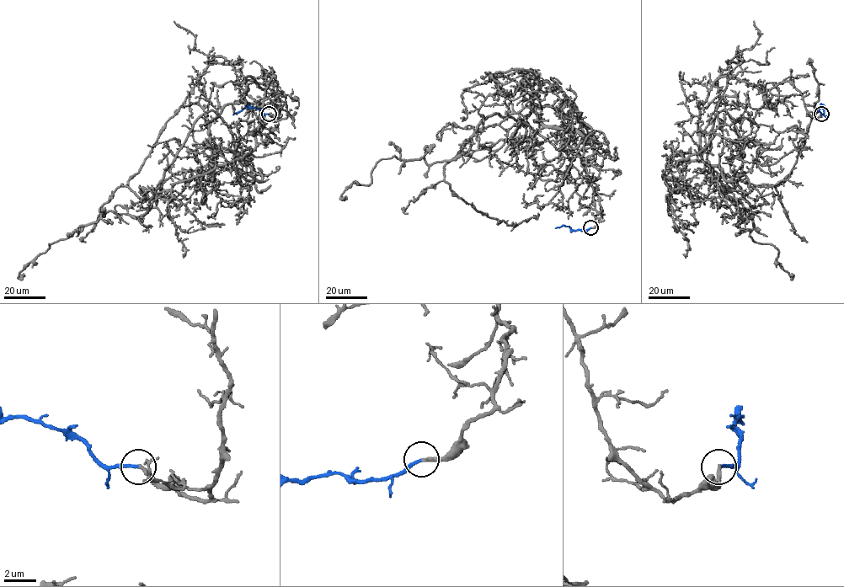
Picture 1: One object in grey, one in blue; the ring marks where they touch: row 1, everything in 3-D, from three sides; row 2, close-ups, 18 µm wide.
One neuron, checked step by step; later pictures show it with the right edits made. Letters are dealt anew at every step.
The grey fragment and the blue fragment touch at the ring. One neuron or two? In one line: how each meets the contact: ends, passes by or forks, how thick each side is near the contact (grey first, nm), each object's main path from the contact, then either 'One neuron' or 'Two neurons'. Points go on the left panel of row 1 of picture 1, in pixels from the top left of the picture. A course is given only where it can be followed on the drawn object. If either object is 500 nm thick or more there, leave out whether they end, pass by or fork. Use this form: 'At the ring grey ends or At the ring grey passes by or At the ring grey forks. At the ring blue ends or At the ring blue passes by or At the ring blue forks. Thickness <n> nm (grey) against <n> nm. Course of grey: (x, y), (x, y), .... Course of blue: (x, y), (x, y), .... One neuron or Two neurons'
At the ring grey ends. At the ring blue ends. Thickness 240 nm (grey) against 180 nm. Course of grey: (269, 114), (277, 83), (247, 77), (209, 125), (213, 166), (173, 173), (147, 210), (122, 184), (216, 64). Course of blue: (269, 114), (248, 104), (233, 114). One neuron

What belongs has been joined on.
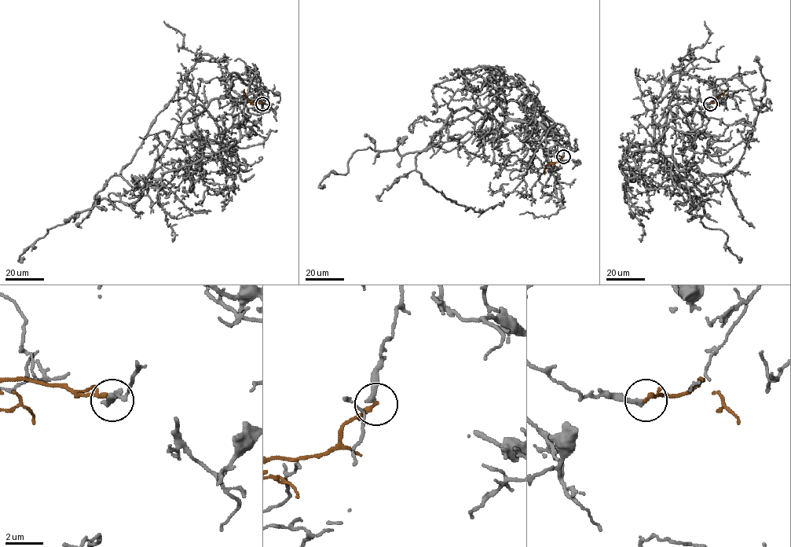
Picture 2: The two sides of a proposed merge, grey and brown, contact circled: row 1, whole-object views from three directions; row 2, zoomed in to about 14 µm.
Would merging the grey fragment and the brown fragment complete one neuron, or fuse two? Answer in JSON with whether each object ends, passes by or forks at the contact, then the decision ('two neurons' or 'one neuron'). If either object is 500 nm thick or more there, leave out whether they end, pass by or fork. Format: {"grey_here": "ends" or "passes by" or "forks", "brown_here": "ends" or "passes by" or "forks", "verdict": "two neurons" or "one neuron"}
{"grey_here": "ends", "brown_here": "ends", "verdict": "two neurons"}

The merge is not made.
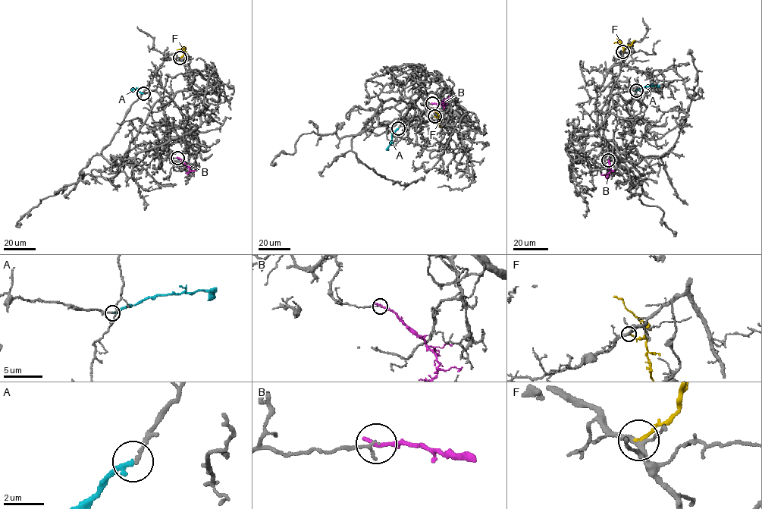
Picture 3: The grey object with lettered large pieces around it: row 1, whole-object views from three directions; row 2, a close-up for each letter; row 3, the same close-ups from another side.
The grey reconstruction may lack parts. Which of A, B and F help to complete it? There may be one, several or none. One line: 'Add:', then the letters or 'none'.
Add: A

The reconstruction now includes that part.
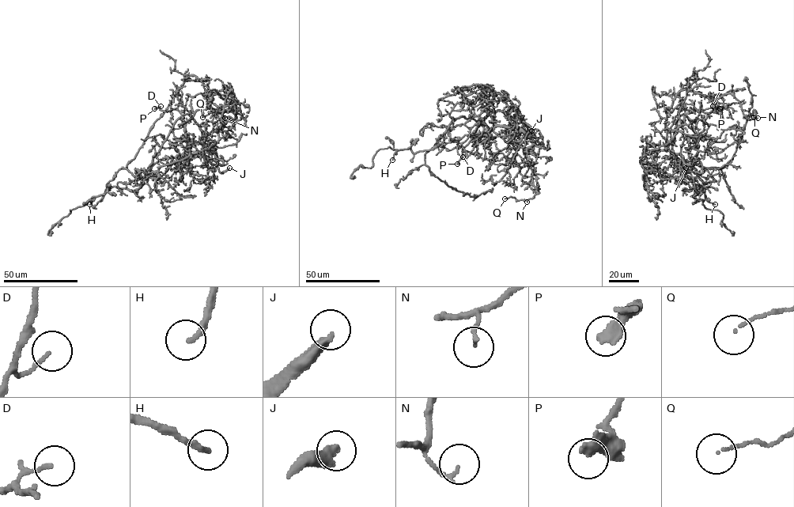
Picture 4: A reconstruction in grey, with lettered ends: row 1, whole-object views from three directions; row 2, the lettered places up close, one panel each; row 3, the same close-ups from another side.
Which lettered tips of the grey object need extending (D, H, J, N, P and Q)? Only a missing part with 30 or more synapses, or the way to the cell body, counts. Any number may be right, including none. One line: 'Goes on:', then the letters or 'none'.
Goes on: H, J

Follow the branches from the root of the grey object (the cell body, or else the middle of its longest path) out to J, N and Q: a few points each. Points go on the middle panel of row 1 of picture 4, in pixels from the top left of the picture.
J: (474, 116), (485, 111), (497, 124), (518, 127), (525, 134), (519, 147), (524, 145), (526, 134), (531, 130)
N: (474, 116), (483, 111), (490, 115), (487, 110), (500, 110), (513, 119), (538, 186), (527, 202)
Q: (474, 116), (483, 111), (490, 115), (490, 110), (512, 117), (536, 177), (538, 191), (531, 198), (504, 198)

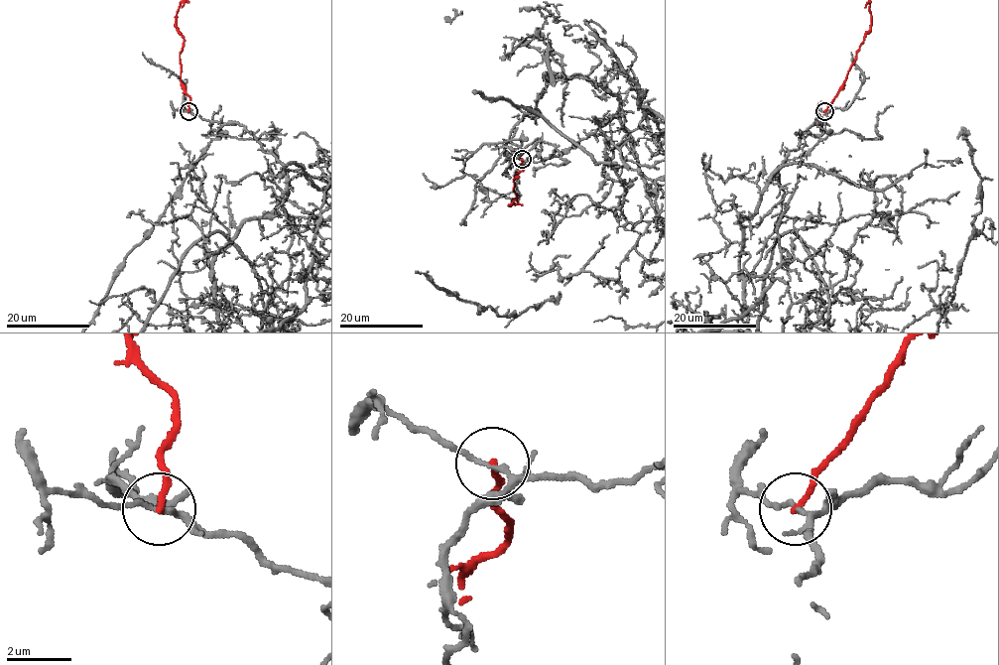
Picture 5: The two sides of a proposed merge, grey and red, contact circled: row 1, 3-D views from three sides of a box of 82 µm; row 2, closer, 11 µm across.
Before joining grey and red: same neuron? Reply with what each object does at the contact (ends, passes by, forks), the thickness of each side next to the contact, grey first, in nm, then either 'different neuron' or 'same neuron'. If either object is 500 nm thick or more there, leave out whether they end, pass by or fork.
grey forks there; red ends there; 110 nm thick on the grey side, 180 nm on the other; different neuron

